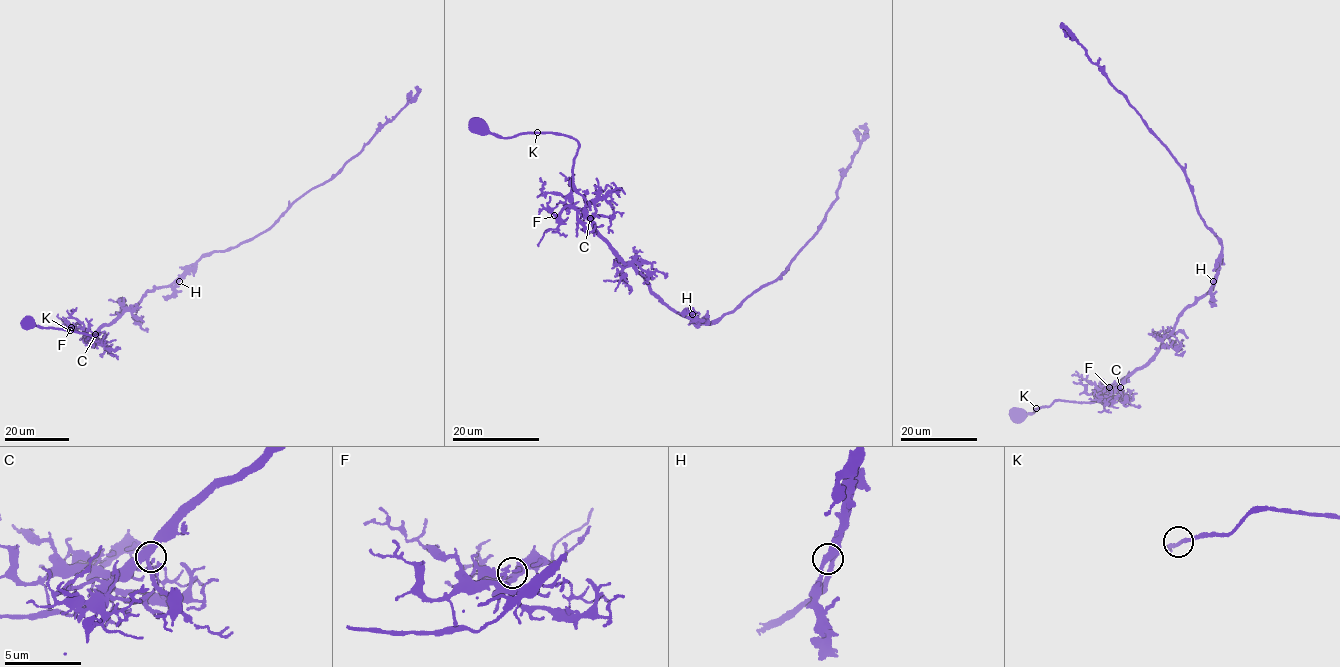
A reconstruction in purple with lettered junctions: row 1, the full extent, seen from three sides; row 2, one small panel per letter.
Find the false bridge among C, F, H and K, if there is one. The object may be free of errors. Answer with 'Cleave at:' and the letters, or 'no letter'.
Cleave at: no letter

